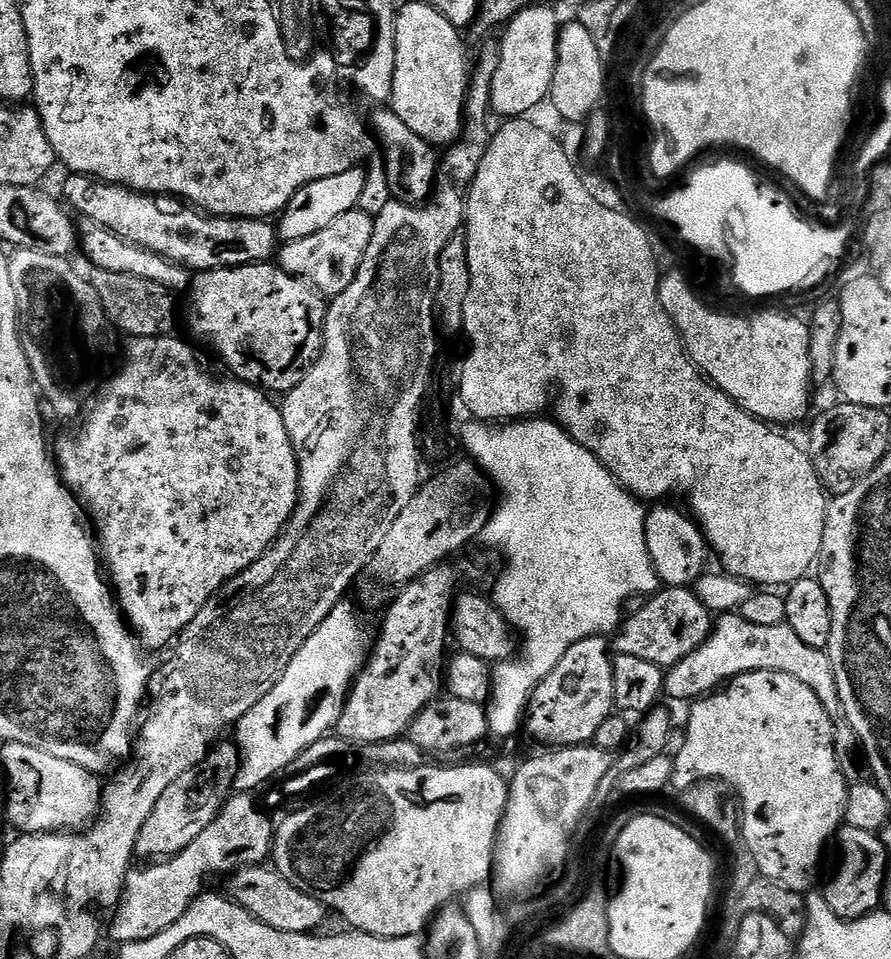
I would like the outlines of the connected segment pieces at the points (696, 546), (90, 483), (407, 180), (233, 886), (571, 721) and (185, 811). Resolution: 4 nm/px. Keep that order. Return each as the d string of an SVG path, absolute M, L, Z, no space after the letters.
M660 502L656 508L645 515L646 546L650 550L650 558L654 570L658 574L661 585L670 588L686 588L695 585L696 579L704 575L710 549L704 532L695 519L683 507L671 508L671 503Z
M159 334L129 339L127 343L128 349L124 352L124 365L121 366L120 373L105 386L100 401L98 396L91 405L92 413L90 408L83 417L85 420L80 433L73 440L60 440L56 446L54 444L54 463L62 483L79 501L83 511L92 515L91 523L94 525L98 551L106 565L119 611L130 625L131 631L138 634L139 643L145 649L167 649L224 583L234 579L239 572L245 572L279 538L280 531L286 527L300 501L300 471L286 422L279 407L275 403L272 405L271 395L265 394L257 385L245 384L242 380L219 380L218 377L211 376L196 361L195 350L184 340Z
M380 106L376 113L370 116L370 128L380 139L380 148L384 151L384 172L388 175L388 184L392 187L393 201L401 204L420 206L425 203L432 195L432 189L436 186L436 165L438 156L433 145L428 144L398 114L394 114L391 107Z
M248 865L239 868L229 877L227 895L243 906L248 913L268 926L284 933L311 933L328 915L327 907L312 895L291 886L276 869L263 865Z
M591 636L574 642L574 646L562 654L562 662L533 690L526 709L526 732L528 728L529 734L546 744L544 746L587 745L595 741L598 726L614 712L612 661L610 644L605 637Z
M217 743L198 767L166 786L162 798L154 802L154 810L150 810L150 818L146 818L138 834L134 851L137 857L177 856L179 852L186 850L186 846L190 846L190 842L194 842L194 838L198 838L198 834L202 834L202 830L206 830L206 826L210 826L210 822L224 807L224 801L228 799L234 784L236 770L240 766L235 743L224 743Z

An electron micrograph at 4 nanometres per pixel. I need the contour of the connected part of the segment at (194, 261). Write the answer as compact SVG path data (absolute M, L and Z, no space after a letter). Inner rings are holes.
M65 175L64 196L67 207L77 217L106 226L128 244L150 250L167 260L196 272L211 268L241 268L243 264L263 264L278 252L275 223L249 216L213 216L189 206L175 196L135 192L122 184L108 184L94 176Z

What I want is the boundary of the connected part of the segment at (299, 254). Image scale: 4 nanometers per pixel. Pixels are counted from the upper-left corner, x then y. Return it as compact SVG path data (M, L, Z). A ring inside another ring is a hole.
M353 210L334 218L334 222L326 226L326 230L318 230L318 234L310 234L310 238L287 241L278 252L280 267L291 276L314 281L316 291L325 297L342 294L342 290L346 290L346 286L354 282L358 266L366 254L366 246L370 246L370 238L374 234L373 217L360 211Z

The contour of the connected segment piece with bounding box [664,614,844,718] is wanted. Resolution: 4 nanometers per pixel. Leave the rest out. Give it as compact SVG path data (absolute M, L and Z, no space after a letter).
M739 614L721 615L703 642L665 671L664 696L672 700L695 702L744 672L790 674L790 678L806 682L806 686L818 694L822 706L826 706L826 714L833 718L843 717L844 707L834 682L834 666L830 666L825 649L806 646L806 642L802 642L802 638L798 638L798 634L794 634L786 622L778 626L754 626L754 622L746 622L746 618Z

